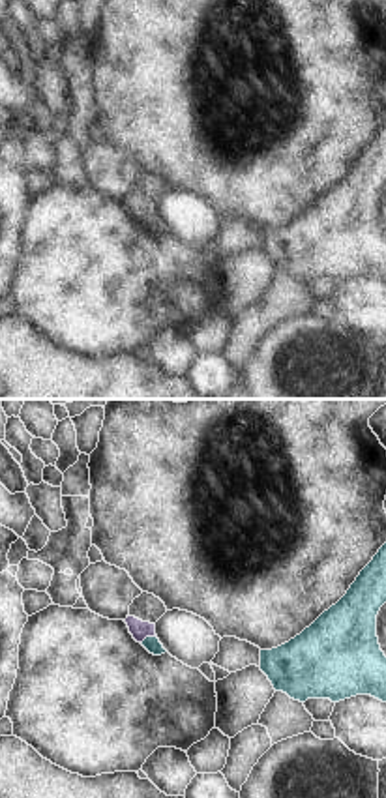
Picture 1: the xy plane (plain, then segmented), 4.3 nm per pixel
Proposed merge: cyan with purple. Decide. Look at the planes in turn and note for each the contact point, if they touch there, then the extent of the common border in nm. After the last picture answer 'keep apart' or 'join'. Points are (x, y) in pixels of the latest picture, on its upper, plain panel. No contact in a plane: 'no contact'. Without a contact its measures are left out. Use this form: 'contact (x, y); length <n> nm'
contact (148, 218); length 80 nm

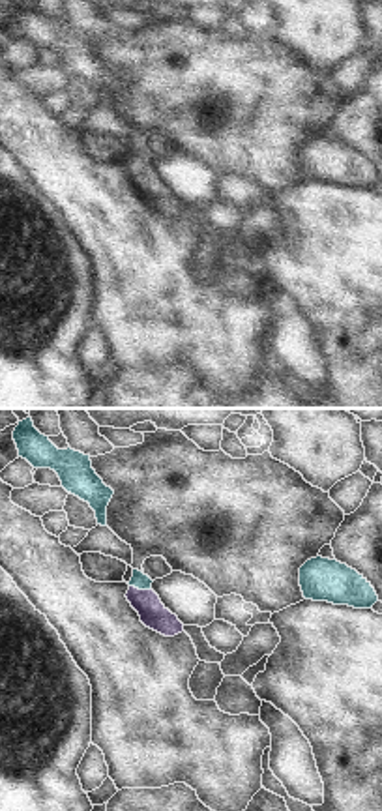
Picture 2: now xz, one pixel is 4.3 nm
contact (141, 169); length 100 nm

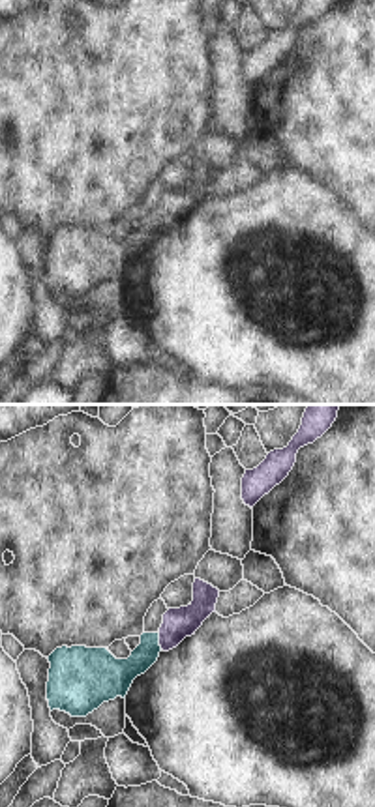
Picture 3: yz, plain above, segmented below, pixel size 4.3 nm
contact (158, 221); length 70 nm

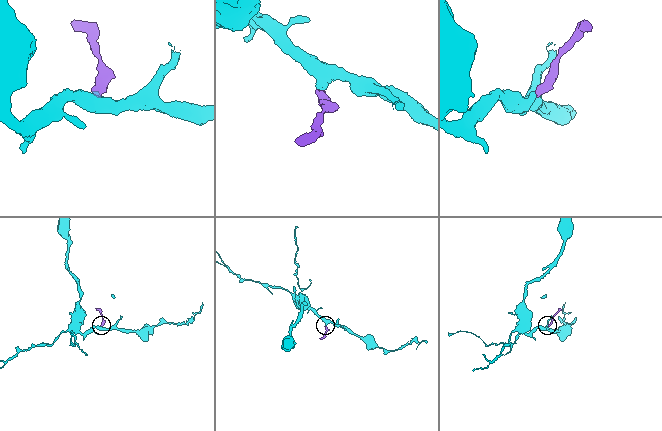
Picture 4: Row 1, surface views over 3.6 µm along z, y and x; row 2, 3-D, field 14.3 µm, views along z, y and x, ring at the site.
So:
join

